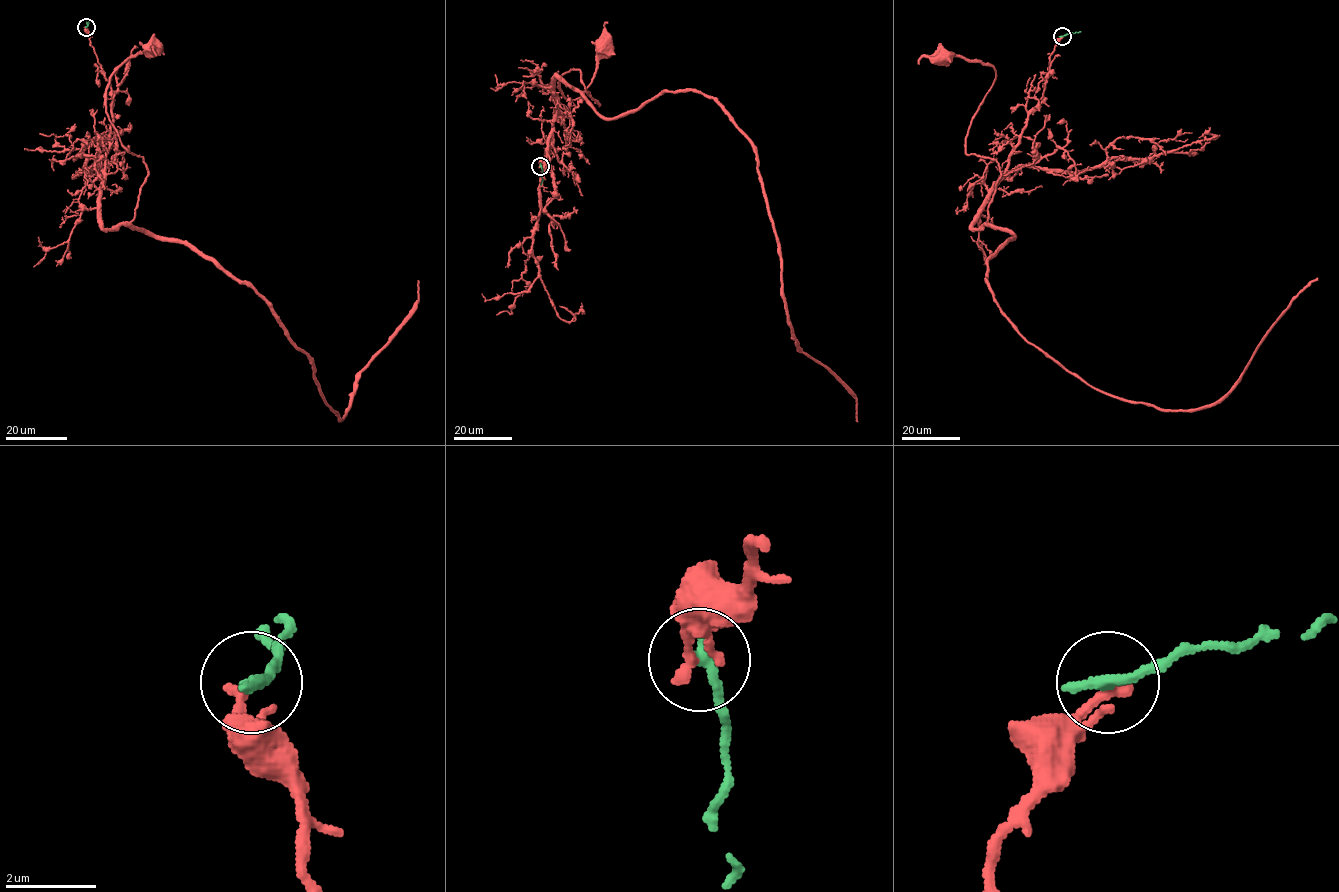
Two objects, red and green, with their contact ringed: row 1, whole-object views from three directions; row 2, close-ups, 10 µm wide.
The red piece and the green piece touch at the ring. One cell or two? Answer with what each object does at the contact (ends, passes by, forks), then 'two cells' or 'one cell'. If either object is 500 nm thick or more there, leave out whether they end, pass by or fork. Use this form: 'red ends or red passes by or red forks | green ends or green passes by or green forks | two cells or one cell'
red ends | green ends | two cells

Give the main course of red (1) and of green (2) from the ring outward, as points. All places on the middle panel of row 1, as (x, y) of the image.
1: (541, 166), (565, 144), (554, 79), (599, 104), (579, 70), (560, 78), (563, 95), (577, 99), (606, 46)
2: (541, 166), (541, 184)

